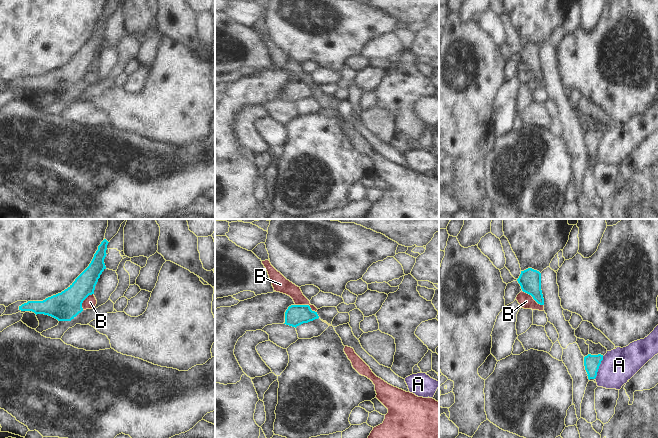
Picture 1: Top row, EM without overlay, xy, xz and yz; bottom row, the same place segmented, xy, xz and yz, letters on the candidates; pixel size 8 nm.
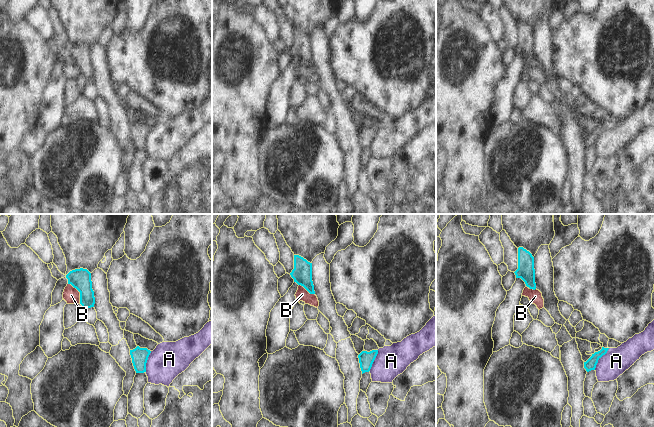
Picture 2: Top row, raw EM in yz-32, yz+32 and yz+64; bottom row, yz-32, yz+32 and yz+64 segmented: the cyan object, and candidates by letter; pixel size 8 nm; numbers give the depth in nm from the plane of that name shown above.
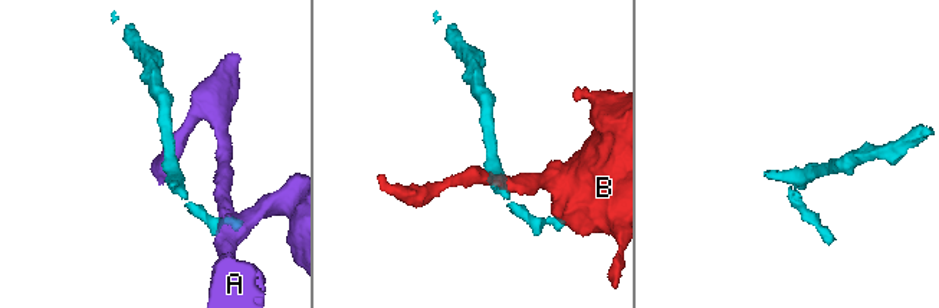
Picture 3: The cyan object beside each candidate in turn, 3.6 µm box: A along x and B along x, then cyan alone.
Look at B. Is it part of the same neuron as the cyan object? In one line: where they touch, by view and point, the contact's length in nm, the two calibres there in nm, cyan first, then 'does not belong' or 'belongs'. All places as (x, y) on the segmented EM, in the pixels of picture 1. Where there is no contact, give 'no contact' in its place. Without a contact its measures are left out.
xz (306, 305) | 180 nm | 170/120 nm | does not belong

